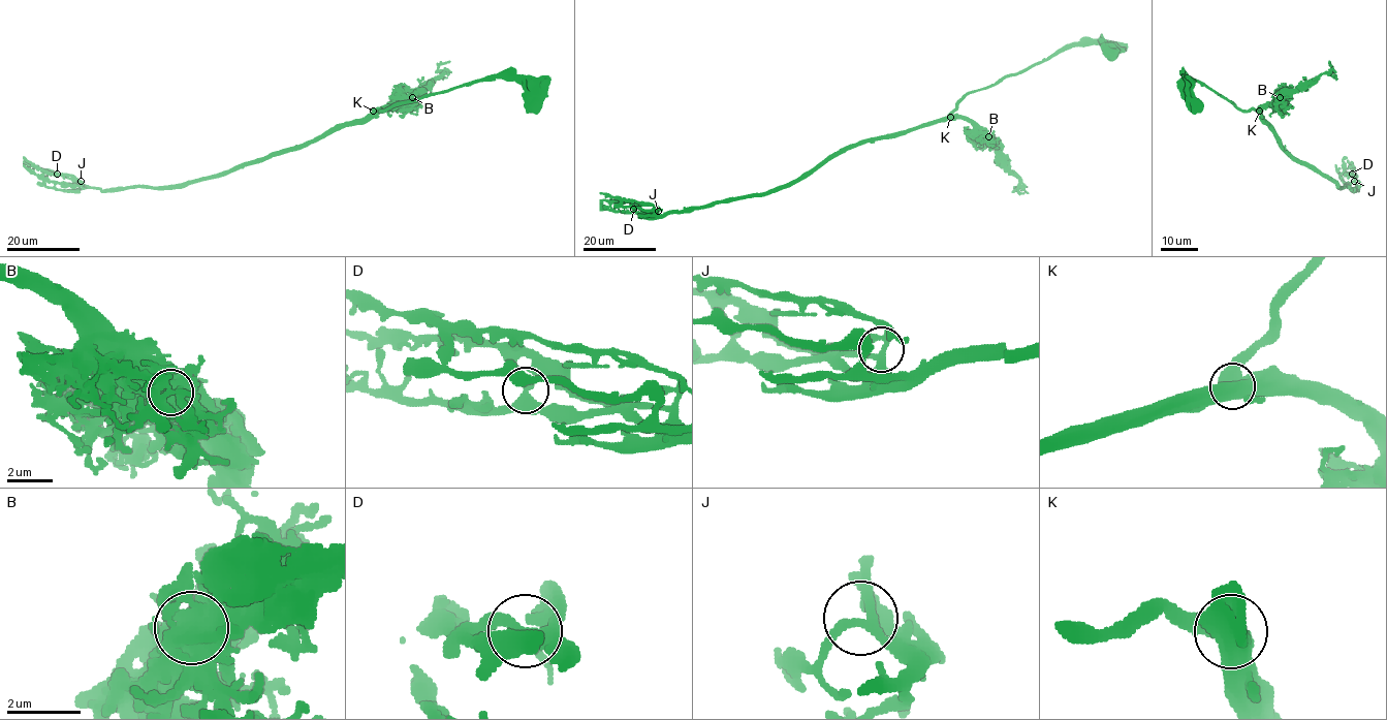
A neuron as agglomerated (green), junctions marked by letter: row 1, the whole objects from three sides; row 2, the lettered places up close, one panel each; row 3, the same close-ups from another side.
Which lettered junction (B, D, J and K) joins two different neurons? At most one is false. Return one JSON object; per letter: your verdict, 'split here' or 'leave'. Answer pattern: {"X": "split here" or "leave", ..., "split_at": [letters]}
{"B": "split here", "D": "leave", "J": "leave", "K": "leave", "split_at": ["B"]}

